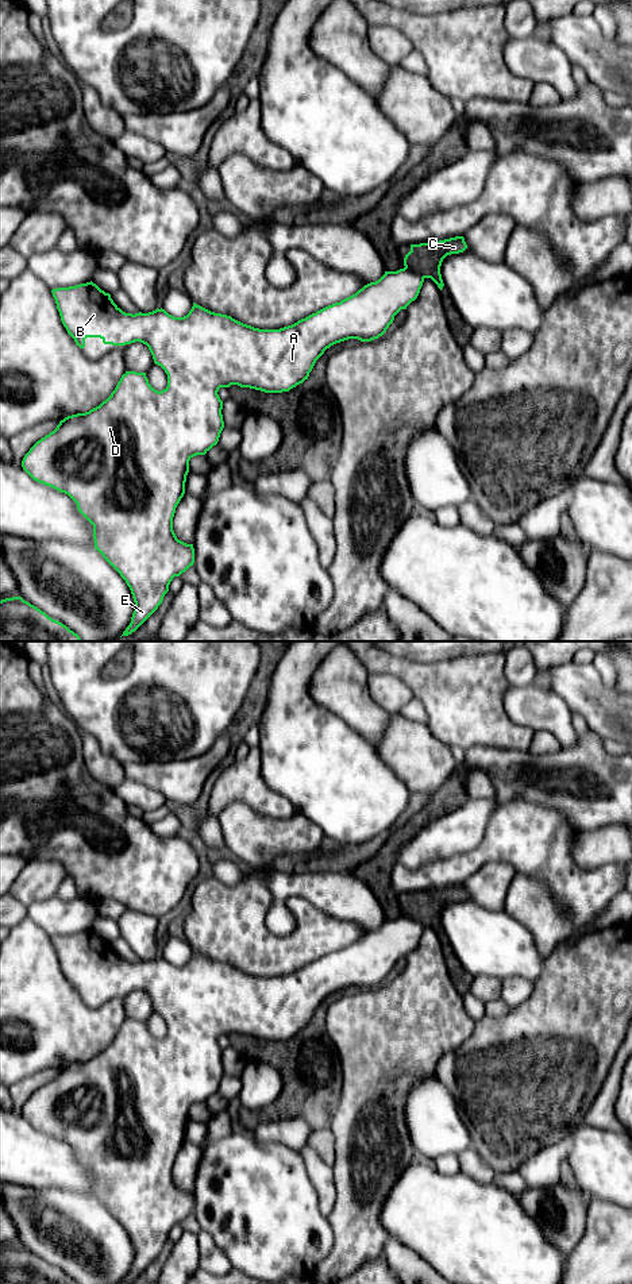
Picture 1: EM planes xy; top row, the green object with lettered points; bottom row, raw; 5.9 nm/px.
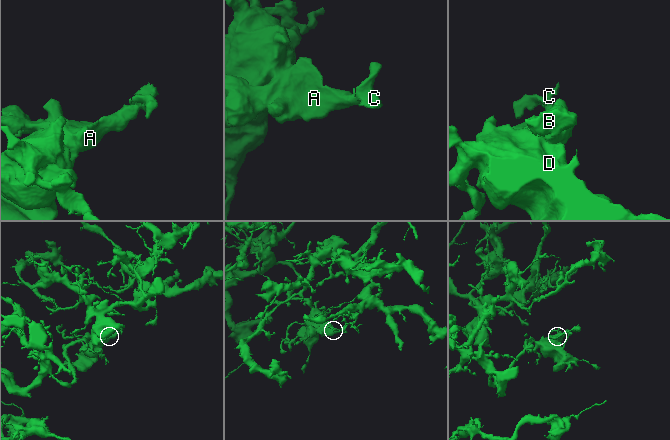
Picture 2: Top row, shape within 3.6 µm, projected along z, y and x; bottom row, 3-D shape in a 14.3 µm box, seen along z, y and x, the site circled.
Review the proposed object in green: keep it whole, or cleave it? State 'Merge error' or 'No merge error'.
Merge error

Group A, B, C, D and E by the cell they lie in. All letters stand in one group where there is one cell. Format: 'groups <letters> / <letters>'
groups A B D E / C

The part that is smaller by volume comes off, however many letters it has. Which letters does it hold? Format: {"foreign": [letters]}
{"foreign": ["C"]}

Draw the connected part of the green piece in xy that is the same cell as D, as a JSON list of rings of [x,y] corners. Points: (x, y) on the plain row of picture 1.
[[[413,917],[385,919],[378,929],[365,933],[355,942],[280,978],[254,976],[194,951],[184,965],[174,965],[162,956],[149,961],[126,961],[113,951],[109,941],[92,929],[51,938],[61,969],[80,996],[85,995],[86,986],[100,986],[104,992],[112,994],[140,990],[149,995],[154,1011],[167,1022],[167,1034],[158,1040],[149,1032],[146,1021],[126,1019],[105,1049],[89,1060],[61,1068],[22,1108],[23,1118],[34,1129],[68,1142],[77,1152],[78,1160],[93,1173],[95,1198],[130,1235],[135,1258],[122,1284],[135,1280],[162,1252],[173,1226],[194,1211],[193,1192],[177,1187],[173,1165],[185,1142],[189,1108],[196,1103],[205,1103],[216,1094],[224,1076],[219,1037],[238,1033],[265,1041],[289,1040],[308,1027],[316,1009],[331,994],[348,987],[371,990],[382,984],[394,964],[417,946],[423,930],[423,922]]]

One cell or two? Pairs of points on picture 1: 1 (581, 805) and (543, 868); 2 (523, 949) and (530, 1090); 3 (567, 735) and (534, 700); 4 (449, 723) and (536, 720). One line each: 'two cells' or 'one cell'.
1: two cells
2: two cells
3: one cell
4: two cells

